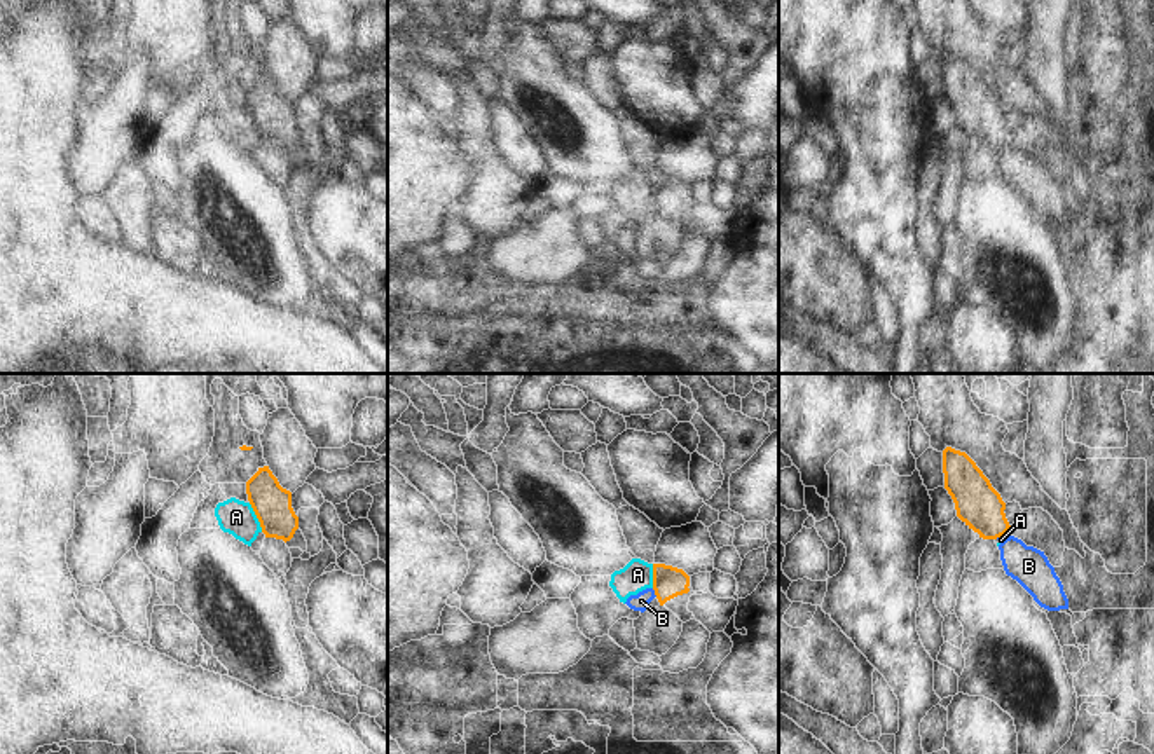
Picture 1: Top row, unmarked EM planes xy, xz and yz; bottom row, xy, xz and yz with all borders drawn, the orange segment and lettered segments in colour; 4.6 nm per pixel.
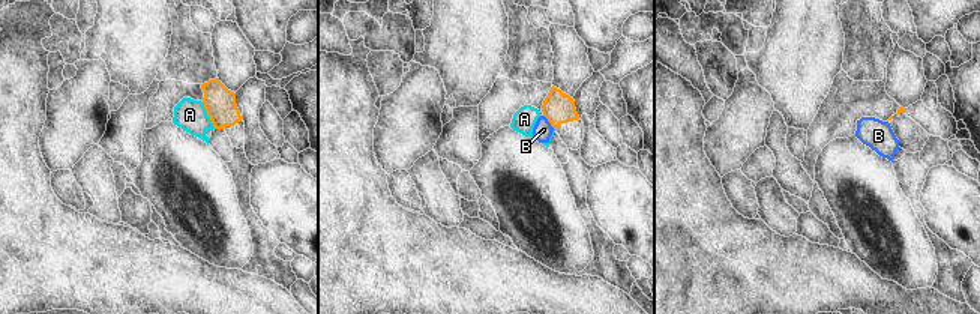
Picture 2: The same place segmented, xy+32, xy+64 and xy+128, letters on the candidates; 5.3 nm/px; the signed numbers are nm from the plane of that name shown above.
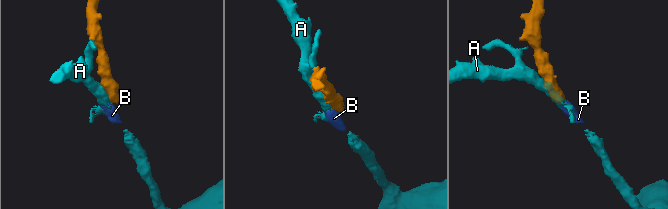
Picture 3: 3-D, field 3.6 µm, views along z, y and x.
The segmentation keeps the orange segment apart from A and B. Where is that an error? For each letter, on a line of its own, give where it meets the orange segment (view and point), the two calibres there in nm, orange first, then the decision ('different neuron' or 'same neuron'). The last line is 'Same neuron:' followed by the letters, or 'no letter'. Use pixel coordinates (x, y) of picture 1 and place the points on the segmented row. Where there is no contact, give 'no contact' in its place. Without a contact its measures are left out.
A: xy (257, 517) | 180/160 nm | different neuron
B: xz (655, 592) | 150/80 nm | different neuron
Same neuron: no letter

